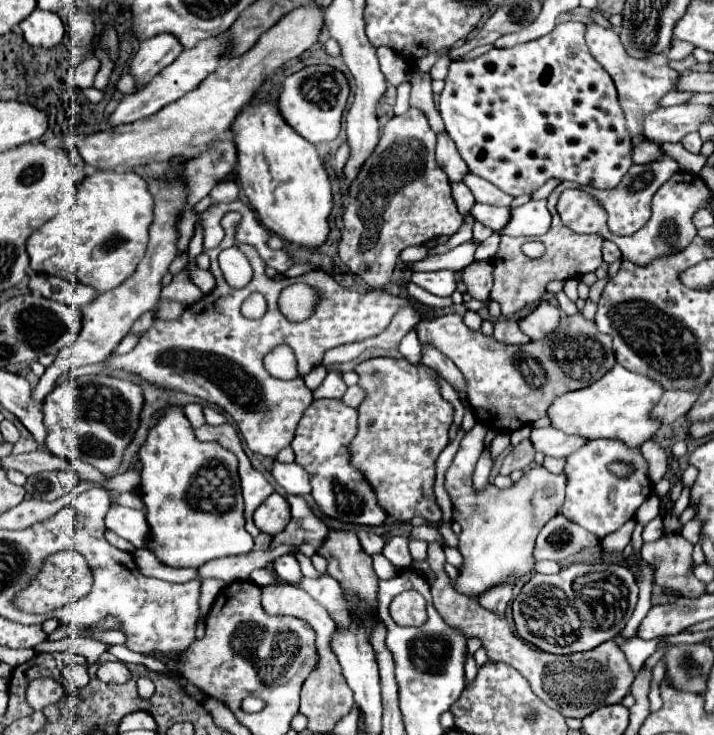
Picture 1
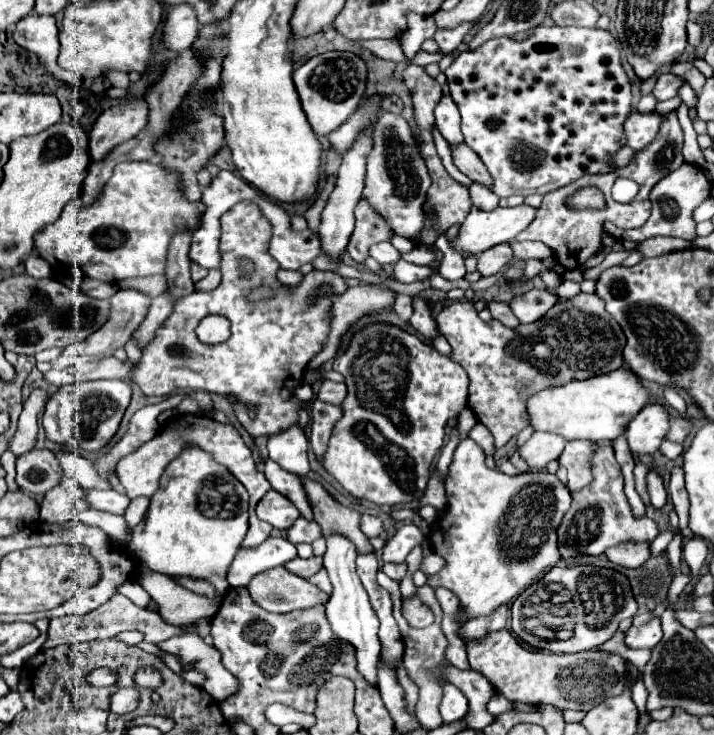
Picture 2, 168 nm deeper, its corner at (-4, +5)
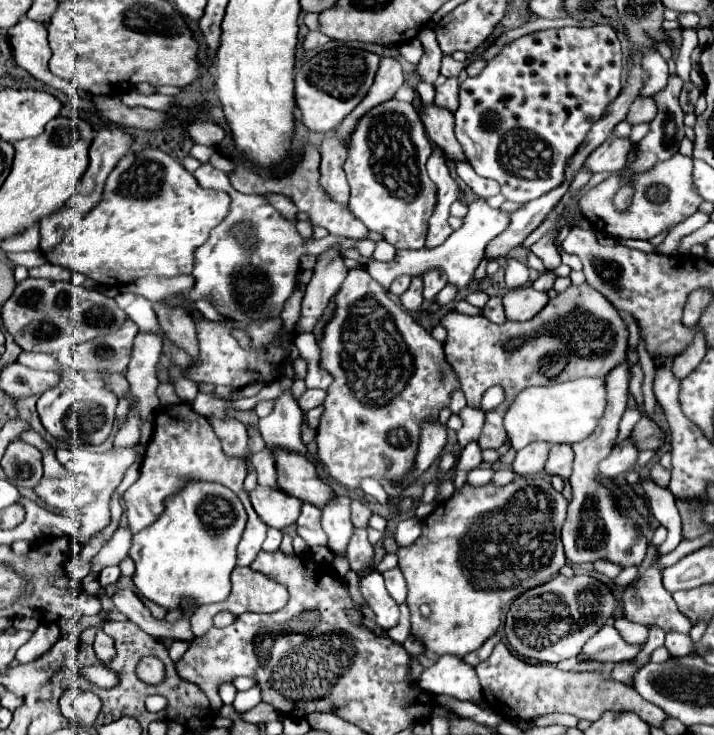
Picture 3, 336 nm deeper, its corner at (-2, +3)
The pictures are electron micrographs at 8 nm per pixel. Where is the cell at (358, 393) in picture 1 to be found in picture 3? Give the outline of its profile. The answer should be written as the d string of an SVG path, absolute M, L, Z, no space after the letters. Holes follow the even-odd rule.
M305 390L305 392L299 396L297 404L299 404L299 408L301 408L303 412L307 412L307 410L323 404L323 400L325 400L325 390Z

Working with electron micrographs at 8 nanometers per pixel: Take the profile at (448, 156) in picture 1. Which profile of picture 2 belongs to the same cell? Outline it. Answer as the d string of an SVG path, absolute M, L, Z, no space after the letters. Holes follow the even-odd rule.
M443 96L441 102L435 108L435 124L437 130L443 134L443 138L447 140L447 144L451 148L463 144L463 134L461 134L461 116L459 110L455 106L455 102L451 100L451 96Z

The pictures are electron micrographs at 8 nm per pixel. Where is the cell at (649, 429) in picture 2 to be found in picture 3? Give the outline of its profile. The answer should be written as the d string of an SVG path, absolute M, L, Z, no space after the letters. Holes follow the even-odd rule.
M629 438L623 440L621 444L617 444L613 448L613 452L607 458L603 458L599 462L599 466L597 466L599 476L615 478L619 474L625 474L633 466L633 462L637 460L637 454L639 454L639 450L635 448L633 440L629 440Z

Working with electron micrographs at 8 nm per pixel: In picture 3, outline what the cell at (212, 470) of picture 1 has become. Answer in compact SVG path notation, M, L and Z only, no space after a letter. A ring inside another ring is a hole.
M191 482L177 496L165 500L165 512L159 516L151 528L141 530L131 540L129 556L135 562L133 584L137 592L163 606L165 610L185 610L187 606L203 606L211 602L221 602L231 592L229 574L235 568L235 554L241 534L245 530L247 514L241 500L221 484Z

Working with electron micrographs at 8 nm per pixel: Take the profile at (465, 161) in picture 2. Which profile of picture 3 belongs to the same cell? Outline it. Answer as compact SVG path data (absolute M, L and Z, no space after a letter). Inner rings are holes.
M435 102L419 104L419 110L429 138L437 140L437 144L445 144L445 148L453 152L453 162L465 160L465 154L461 152L461 146L453 136L453 114L447 108L437 106Z

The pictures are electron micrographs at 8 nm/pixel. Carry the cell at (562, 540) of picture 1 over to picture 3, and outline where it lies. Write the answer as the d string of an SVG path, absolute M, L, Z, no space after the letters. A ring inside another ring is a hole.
M629 362L617 364L607 376L605 376L605 390L607 390L607 408L603 418L599 420L595 432L585 438L583 442L573 444L575 462L573 462L573 474L569 476L571 488L573 488L573 500L569 502L567 520L563 526L563 546L565 556L569 562L581 564L581 562L593 562L593 560L609 560L621 568L629 566L641 566L647 550L647 540L635 526L635 522L617 508L615 496L597 482L597 464L605 456L609 456L613 442L617 438L617 428L623 412L627 410L627 396L629 396Z

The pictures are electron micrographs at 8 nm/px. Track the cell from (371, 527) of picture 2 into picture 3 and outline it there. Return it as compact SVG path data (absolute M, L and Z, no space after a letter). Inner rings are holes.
M353 500L353 504L351 504L351 522L353 522L353 526L355 528L367 528L369 518L371 518L371 510L363 502Z

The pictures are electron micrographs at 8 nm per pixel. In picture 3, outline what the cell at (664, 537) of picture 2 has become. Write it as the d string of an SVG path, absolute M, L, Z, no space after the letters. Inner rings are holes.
M631 566L625 568L622 572L614 579L614 583L619 586L627 586L634 581L638 576L638 568Z

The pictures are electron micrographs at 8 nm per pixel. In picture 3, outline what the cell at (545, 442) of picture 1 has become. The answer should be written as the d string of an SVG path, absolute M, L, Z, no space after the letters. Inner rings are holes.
M533 442L529 444L529 448L523 448L521 452L517 452L515 460L511 462L511 470L521 476L535 474L541 470L541 464L545 464L547 454L549 454L549 444Z

